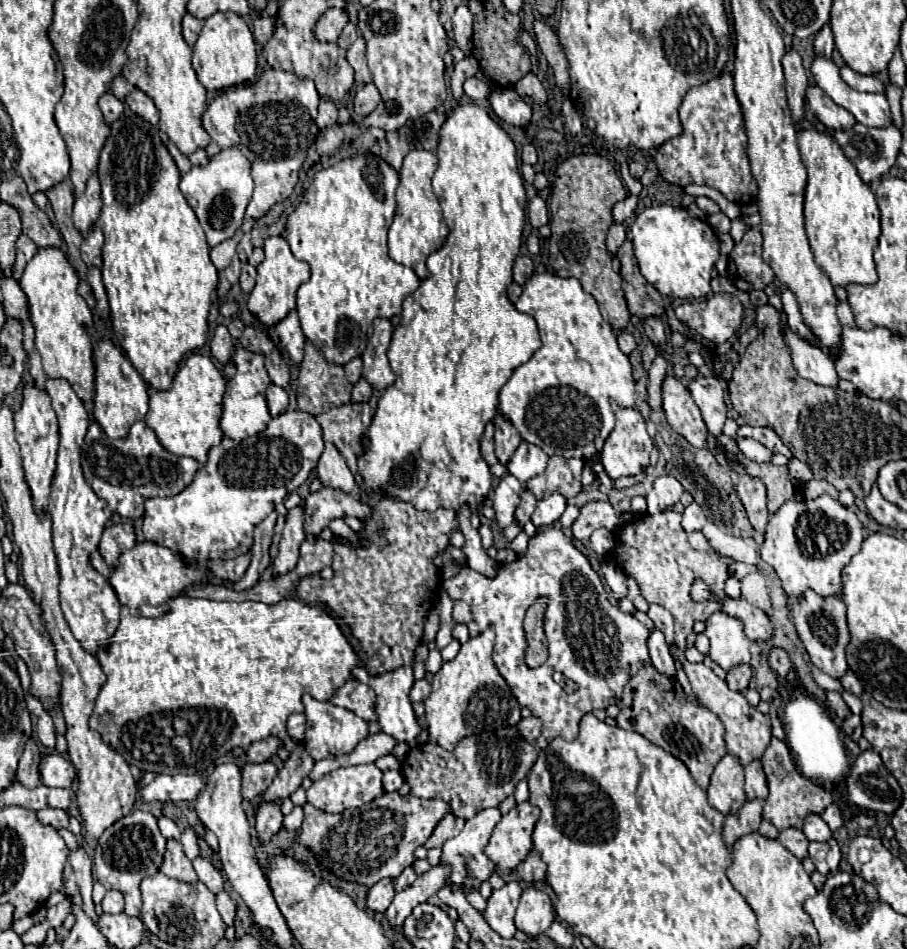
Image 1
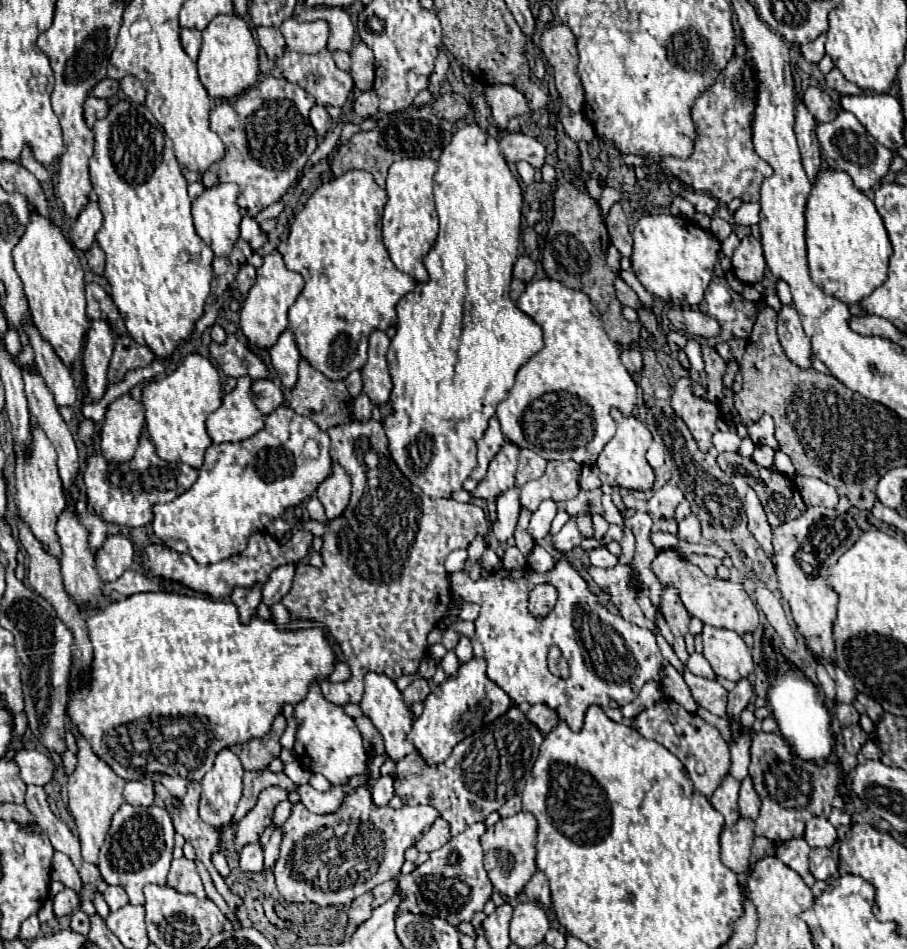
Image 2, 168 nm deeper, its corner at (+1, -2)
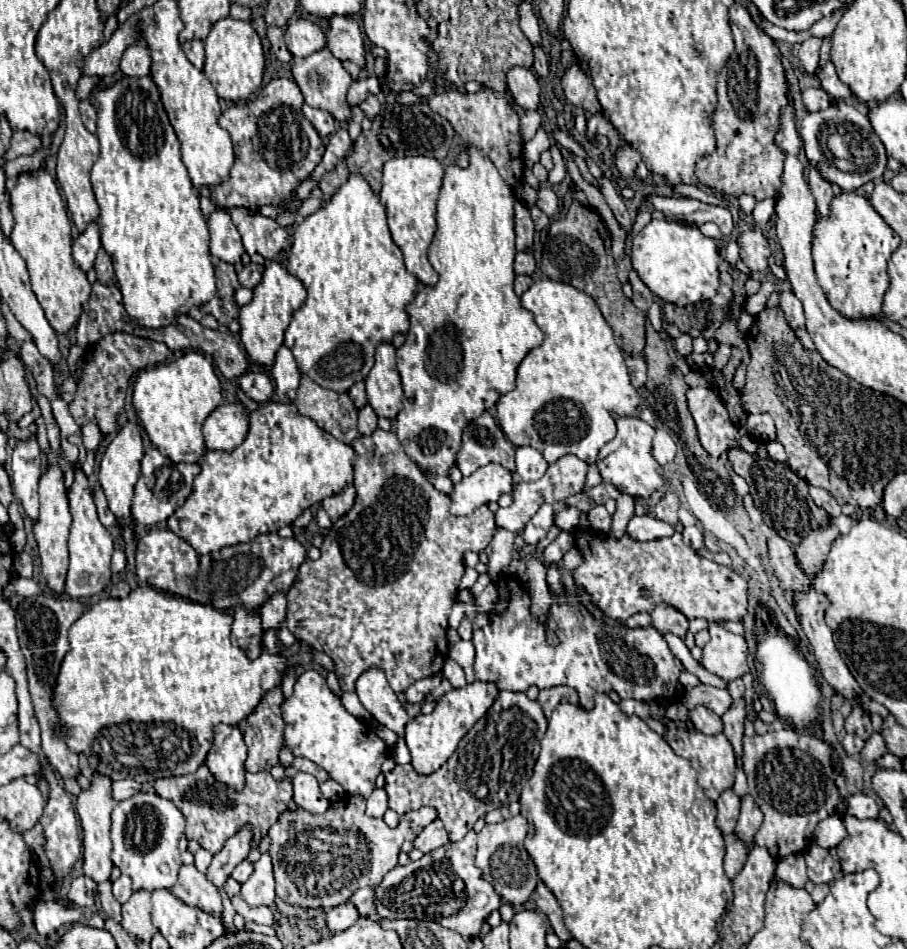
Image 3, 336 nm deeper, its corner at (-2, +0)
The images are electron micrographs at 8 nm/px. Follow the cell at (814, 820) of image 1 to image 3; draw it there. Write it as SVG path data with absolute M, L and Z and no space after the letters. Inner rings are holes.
M834 814L834 816L828 816L826 820L818 822L812 838L820 848L826 848L826 850L836 848L846 838L846 828L842 824L842 818L838 814Z

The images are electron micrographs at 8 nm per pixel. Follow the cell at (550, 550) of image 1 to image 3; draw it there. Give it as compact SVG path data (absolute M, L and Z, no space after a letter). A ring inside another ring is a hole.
M508 576L500 580L498 584L498 602L494 608L488 612L488 624L473 632L472 642L476 646L476 660L474 660L474 670L476 670L476 680L484 682L494 682L500 690L512 690L512 692L526 692L530 686L538 686L540 690L552 688L552 686L570 686L578 692L580 696L580 706L584 710L594 708L594 696L604 692L616 692L620 698L632 698L632 700L644 700L652 702L656 698L678 698L680 692L680 682L678 676L684 670L680 660L670 652L666 640L662 634L648 626L648 628L628 628L628 626L608 626L606 622L594 618L586 606L578 600L576 594L570 594L564 586L566 600L558 600L554 592L550 610L542 620L538 620L530 610L532 610L532 598L528 596L526 586L516 578ZM546 630L556 632L558 636L558 646L550 646L546 642Z

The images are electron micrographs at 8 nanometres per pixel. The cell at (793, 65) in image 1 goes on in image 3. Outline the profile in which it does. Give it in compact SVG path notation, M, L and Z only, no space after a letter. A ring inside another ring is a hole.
M810 166L810 172L808 172L808 184L810 184L810 190L812 190L814 198L816 198L818 214L826 216L828 210L830 210L830 200L832 200L832 196L834 196L830 182L818 172L818 168Z

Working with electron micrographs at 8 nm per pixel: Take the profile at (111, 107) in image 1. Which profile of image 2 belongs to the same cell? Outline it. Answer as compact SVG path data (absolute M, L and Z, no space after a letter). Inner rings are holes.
M87 98L85 104L83 104L83 116L85 116L85 122L89 128L93 128L95 120L103 118L103 114L107 114L107 102L103 98Z

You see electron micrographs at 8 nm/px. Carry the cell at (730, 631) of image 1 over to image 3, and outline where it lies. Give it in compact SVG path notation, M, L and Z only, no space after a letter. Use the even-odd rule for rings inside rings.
M710 624L710 642L704 646L702 664L708 672L720 676L722 680L742 678L748 668L748 646L744 636L736 636L722 628L720 624Z

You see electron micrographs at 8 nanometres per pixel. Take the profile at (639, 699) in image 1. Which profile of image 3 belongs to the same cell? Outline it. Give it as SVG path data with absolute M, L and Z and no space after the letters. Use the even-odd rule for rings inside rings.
M688 720L684 722L668 722L666 724L666 734L664 734L664 740L670 744L670 748L686 758L692 768L698 772L698 784L702 786L704 794L710 798L710 800L718 800L720 792L726 790L726 788L732 788L734 784L734 770L736 770L736 756L734 756L734 750L730 748L730 742L726 740L726 736L720 732L720 734L714 734L714 736L706 736L702 732L688 732Z

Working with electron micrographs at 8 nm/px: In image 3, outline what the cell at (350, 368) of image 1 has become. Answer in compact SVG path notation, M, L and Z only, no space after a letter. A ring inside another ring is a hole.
M358 382L354 384L350 390L348 390L348 396L352 398L354 406L356 408L362 408L366 404L366 390L364 390L364 382Z

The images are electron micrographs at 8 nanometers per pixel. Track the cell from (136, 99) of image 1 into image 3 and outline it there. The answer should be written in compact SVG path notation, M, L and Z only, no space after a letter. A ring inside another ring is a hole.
M138 42L136 46L132 46L124 52L120 68L122 68L124 76L130 76L130 78L142 78L142 76L150 74L150 54L148 54L144 42Z

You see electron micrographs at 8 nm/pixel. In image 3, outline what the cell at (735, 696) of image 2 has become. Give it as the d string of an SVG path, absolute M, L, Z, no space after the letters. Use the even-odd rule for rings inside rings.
M734 700L732 706L724 712L724 736L730 740L736 752L736 764L742 764L742 736L744 736L744 720L746 720L746 700Z

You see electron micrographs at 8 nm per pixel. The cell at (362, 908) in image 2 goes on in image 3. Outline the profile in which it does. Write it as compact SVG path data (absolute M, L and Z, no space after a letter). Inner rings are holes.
M350 902L340 904L332 910L328 910L328 914L326 914L326 924L334 932L342 932L342 930L350 928L356 920L358 920L358 910Z

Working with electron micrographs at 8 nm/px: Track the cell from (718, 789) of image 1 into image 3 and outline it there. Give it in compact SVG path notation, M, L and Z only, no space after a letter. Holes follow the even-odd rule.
M728 788L716 800L716 808L718 808L718 818L716 818L718 828L722 830L722 834L732 834L738 822L738 814L740 814L740 798L736 796L732 788Z

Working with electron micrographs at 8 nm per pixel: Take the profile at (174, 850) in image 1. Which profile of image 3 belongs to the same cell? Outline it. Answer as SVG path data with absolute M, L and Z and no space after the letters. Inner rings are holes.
M182 864L178 882L172 886L174 896L178 896L182 902L202 908L206 912L212 912L214 916L222 914L222 900L214 884L206 880L202 872L196 870L194 864Z

